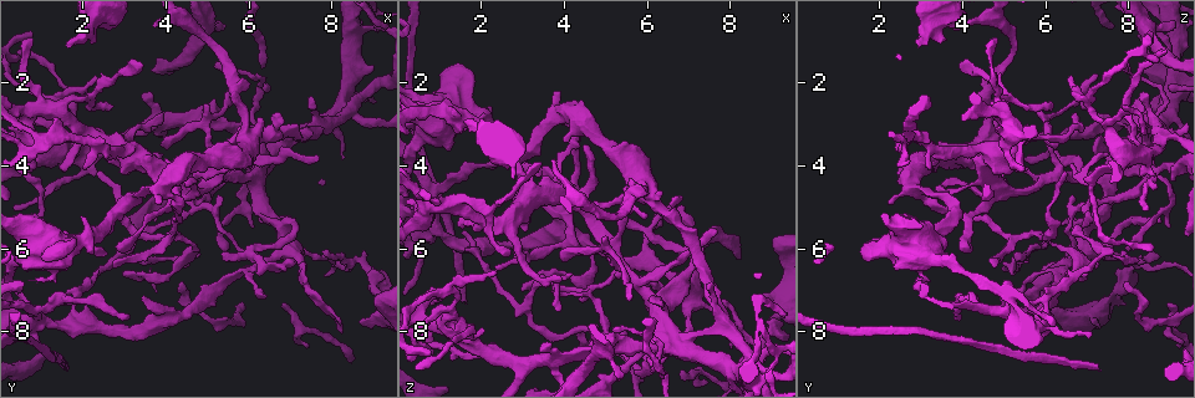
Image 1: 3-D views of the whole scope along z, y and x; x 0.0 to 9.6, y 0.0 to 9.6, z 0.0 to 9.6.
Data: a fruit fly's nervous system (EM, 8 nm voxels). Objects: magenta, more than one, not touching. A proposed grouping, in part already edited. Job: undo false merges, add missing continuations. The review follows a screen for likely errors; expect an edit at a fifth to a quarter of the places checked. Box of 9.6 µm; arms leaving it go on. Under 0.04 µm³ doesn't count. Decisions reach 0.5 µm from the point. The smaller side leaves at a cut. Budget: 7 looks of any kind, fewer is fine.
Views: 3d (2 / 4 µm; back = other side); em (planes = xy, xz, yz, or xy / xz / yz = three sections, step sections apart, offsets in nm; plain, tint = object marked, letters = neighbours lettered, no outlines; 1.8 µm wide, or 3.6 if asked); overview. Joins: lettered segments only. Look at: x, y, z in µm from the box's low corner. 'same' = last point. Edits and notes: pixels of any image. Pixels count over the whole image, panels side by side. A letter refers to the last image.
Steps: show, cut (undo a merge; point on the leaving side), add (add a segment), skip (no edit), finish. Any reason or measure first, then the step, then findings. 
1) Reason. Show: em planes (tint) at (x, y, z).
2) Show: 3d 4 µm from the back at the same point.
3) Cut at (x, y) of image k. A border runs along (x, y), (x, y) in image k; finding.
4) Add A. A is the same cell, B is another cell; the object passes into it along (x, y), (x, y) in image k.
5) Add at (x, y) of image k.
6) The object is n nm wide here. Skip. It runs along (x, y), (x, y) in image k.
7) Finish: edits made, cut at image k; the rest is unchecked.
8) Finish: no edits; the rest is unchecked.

Four-way junction. Show: 3d 2 µm from the back at (4.35, 4.80, 3.25).

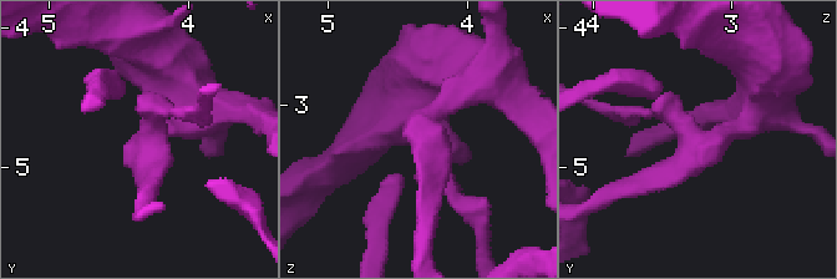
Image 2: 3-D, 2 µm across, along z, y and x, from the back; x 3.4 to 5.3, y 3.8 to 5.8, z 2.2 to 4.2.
4 arms meet here. Show: em planes (tint) at (4.28, 4.82, 3.24).

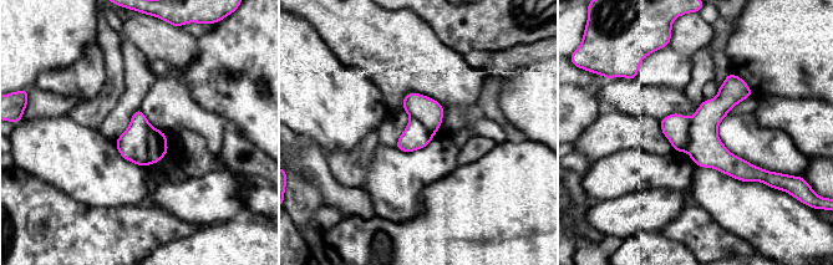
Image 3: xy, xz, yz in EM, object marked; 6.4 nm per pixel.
Show: em planes (letters) at the same point.

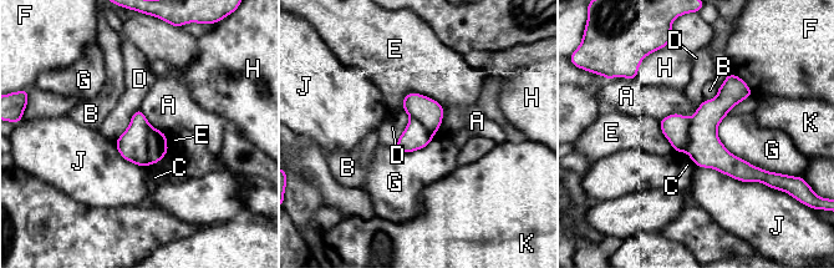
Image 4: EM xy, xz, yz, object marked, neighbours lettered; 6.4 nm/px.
The longest contact is with G, 480 nm. Cut at (157, 141) of image 4. A, B, C, D, E, F, G, H, J and K are other cells; a border runs along (151, 126), (148, 131), (148, 161) in image 4; two cells meet here.

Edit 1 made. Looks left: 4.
Redraw. Show: overview.

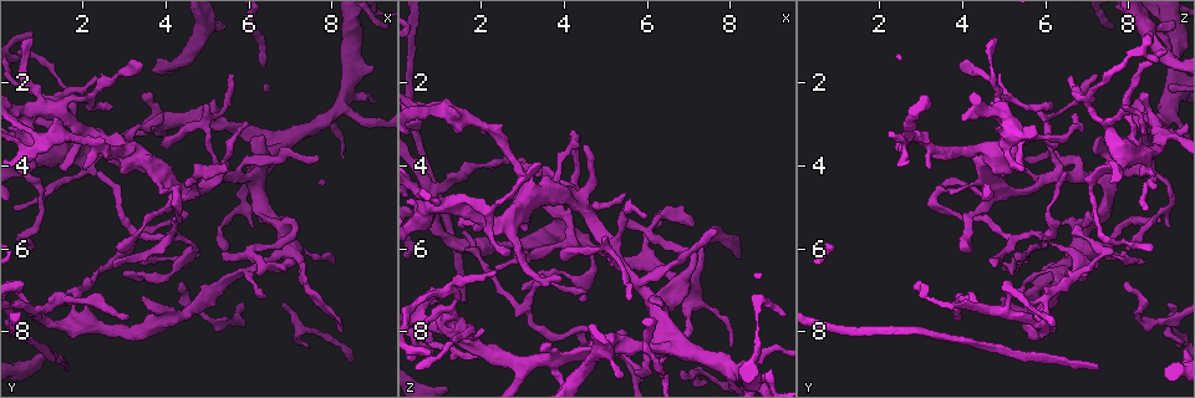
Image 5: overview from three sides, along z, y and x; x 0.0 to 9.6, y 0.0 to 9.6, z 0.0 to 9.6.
Branch stops here. Show: 3d 4 µm at (4.50, 5.10, 7.00).

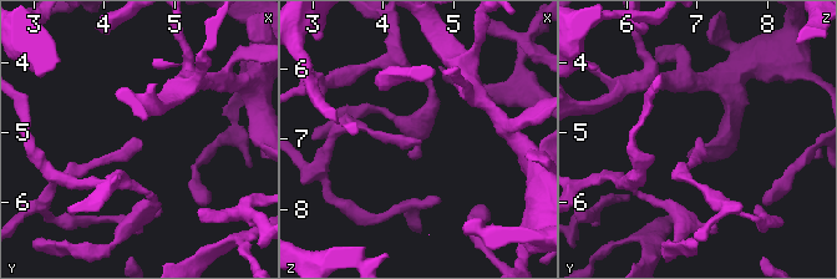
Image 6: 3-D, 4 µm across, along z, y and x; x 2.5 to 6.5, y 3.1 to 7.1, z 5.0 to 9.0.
Need the tissue. Show: em xz step 16 (tint) at (4.55, 5.15, 7.05).

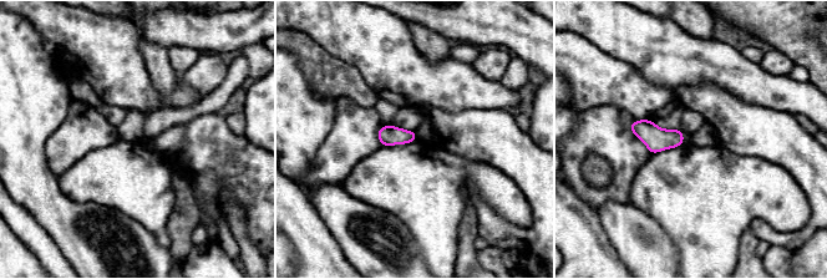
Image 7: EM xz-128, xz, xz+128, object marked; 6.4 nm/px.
Show: em planes (letters) at the same point.

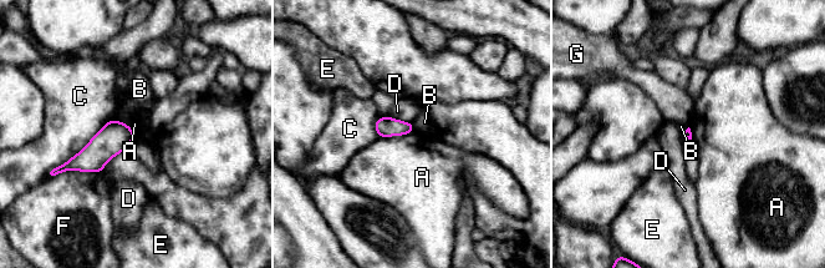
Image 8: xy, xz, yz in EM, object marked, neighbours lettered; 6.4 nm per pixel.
Skip. A, B, C, D, E, F and G are other cells; none of them fits.

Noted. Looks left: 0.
Finish: edits made, cut at image 4; the rest is unchecked.

